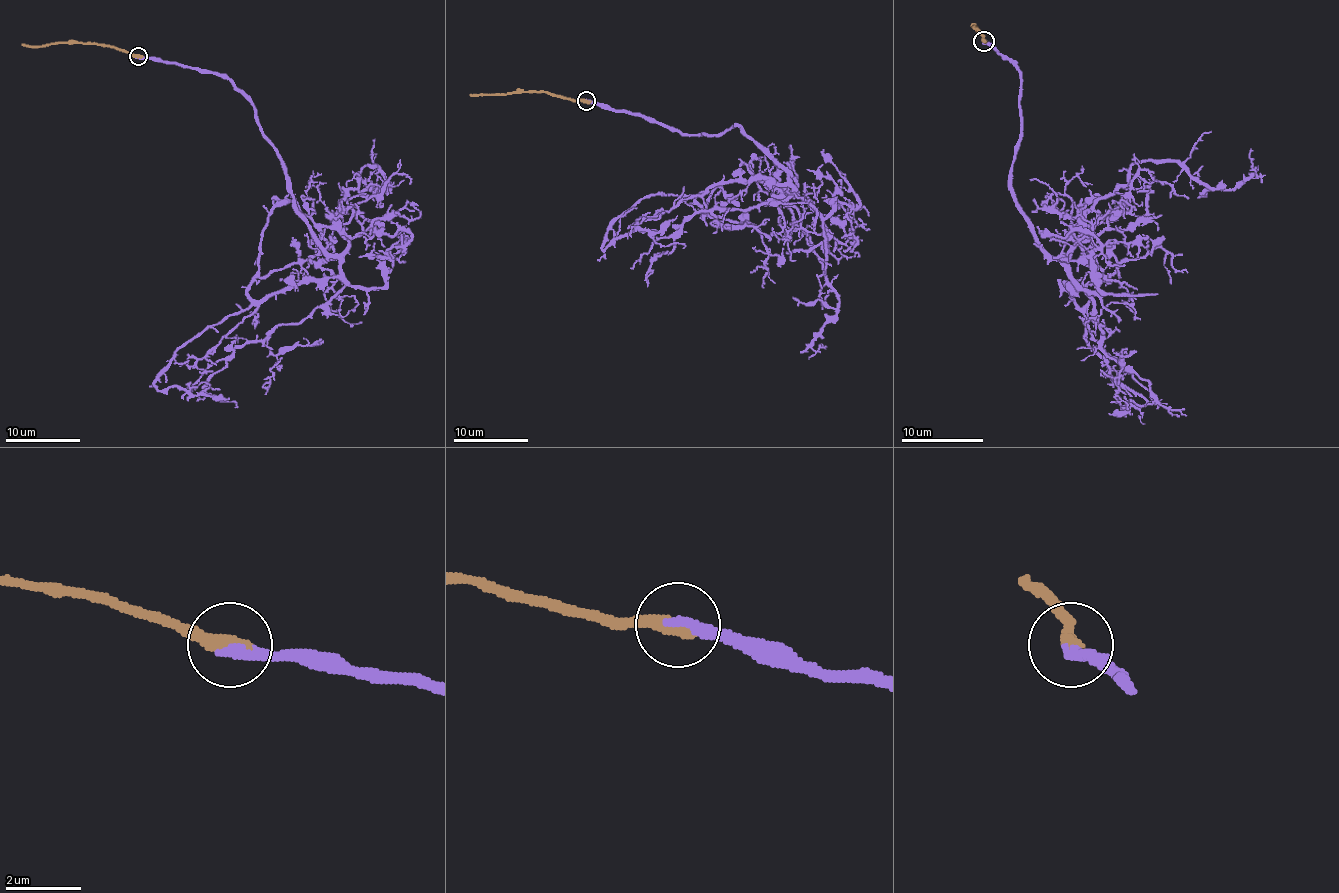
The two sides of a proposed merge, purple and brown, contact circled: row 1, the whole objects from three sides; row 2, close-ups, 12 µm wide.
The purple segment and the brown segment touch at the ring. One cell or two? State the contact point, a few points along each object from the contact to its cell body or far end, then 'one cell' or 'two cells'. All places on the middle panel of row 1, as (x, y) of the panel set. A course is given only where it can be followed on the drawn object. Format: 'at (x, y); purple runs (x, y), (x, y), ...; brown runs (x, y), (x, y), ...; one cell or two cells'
at (586, 100); purple runs (586, 101), (680, 133), (737, 125), (787, 172), (650, 195), (603, 249), (639, 229), (682, 247); brown runs (586, 101), (573, 101), (545, 92), (470, 95); one cell

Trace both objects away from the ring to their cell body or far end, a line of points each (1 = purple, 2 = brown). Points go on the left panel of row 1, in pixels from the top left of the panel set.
1: (138, 56), (217, 73), (251, 103), (294, 210), (339, 261), (225, 316), (157, 376), (159, 391), (234, 408)
2: (138, 56), (97, 43), (22, 43)

